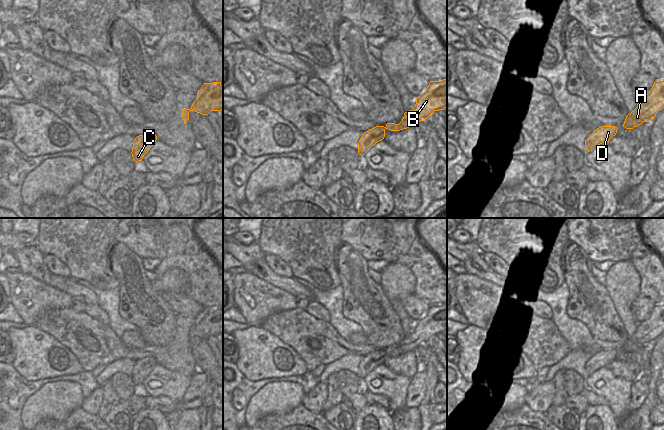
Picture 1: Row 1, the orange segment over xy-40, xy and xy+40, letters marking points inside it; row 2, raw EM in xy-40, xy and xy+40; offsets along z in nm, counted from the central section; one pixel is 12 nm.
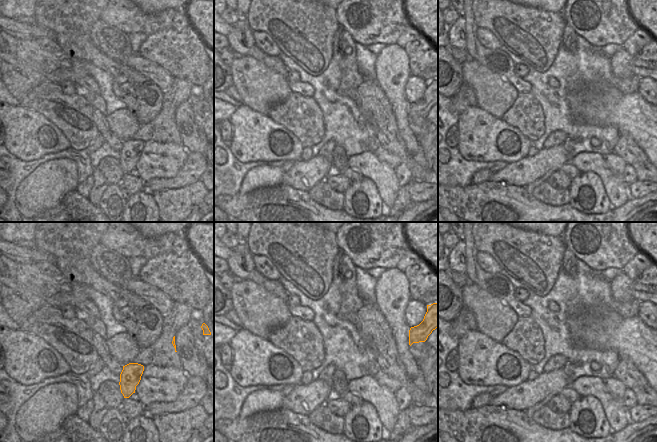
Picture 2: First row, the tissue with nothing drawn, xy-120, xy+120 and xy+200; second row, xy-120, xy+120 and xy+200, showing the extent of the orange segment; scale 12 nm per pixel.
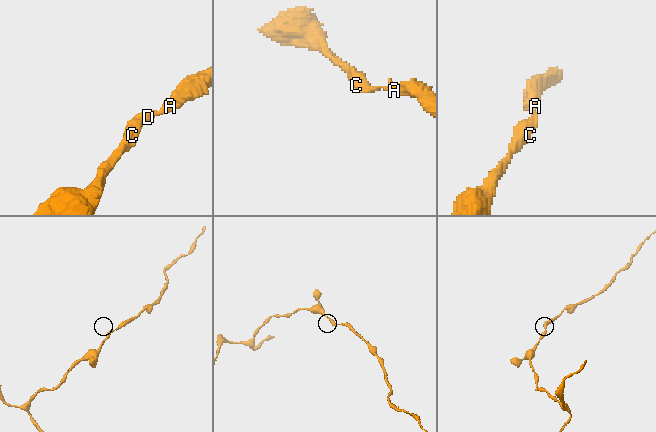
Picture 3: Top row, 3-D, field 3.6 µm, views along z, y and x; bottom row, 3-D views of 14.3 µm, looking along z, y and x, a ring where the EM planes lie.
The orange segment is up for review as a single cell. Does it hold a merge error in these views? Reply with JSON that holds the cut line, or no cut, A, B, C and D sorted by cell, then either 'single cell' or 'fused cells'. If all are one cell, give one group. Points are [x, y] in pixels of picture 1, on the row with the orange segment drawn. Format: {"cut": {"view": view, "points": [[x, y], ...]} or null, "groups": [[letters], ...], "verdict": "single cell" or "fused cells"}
{"cut": null, "groups": [["A", "B", "C", "D"]], "verdict": "single cell"}

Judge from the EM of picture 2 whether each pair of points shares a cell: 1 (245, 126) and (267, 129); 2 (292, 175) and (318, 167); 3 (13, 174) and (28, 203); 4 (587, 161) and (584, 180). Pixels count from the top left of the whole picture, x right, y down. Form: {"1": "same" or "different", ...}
{"1": "same", "2": "same", "3": "different", "4": "different"}

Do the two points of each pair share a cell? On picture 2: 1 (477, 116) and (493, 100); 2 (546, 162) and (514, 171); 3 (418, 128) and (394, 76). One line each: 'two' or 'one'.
1: two
2: one
3: two

